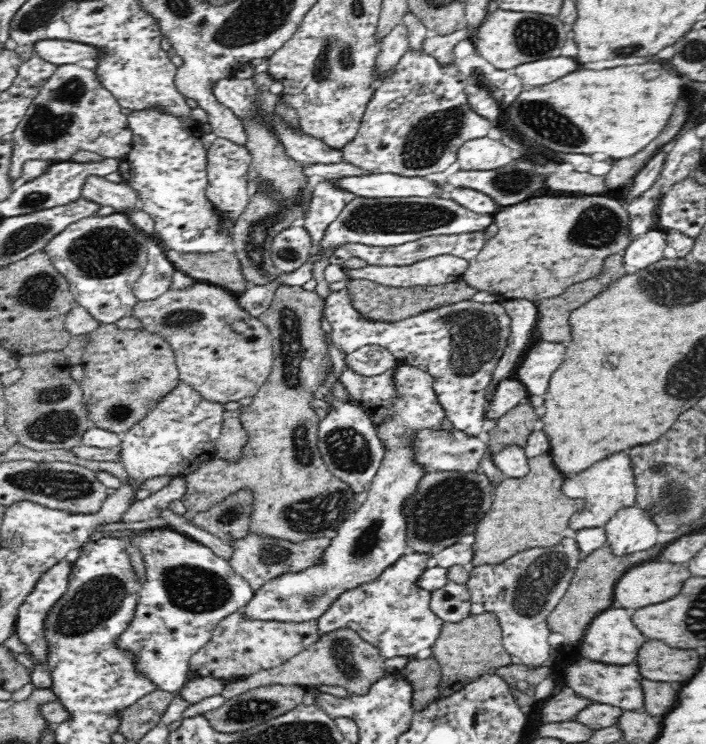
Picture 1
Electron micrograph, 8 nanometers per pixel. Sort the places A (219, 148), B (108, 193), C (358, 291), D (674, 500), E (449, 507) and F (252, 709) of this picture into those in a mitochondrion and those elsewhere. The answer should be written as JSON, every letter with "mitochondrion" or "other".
{"A":"other","B":"other","C":"other","D":"mitochondrion","E":"mitochondrion","F":"mitochondrion"}

